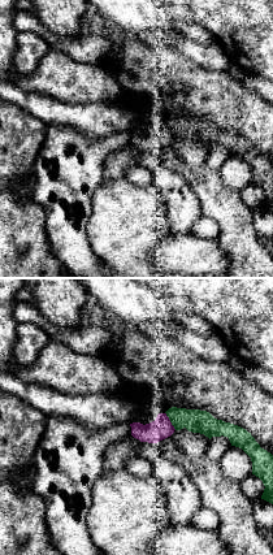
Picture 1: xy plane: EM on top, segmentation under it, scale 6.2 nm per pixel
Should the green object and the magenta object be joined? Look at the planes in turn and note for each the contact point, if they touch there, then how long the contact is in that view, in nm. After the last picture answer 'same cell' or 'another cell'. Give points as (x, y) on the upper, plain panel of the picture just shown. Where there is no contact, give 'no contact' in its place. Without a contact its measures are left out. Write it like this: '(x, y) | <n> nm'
(170, 130) | 130 nm

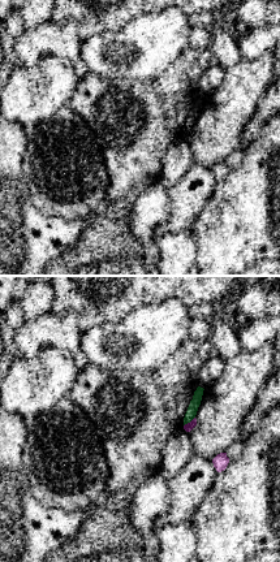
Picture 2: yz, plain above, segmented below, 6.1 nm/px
(189, 130) | 90 nm

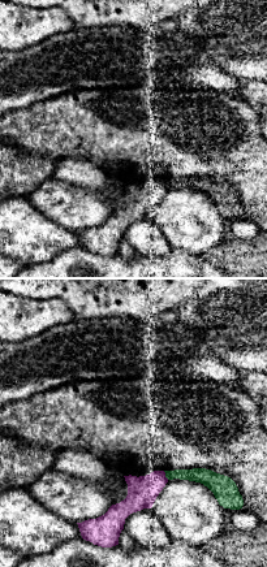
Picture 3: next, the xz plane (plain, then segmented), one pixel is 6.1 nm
(166, 184) | 70 nm

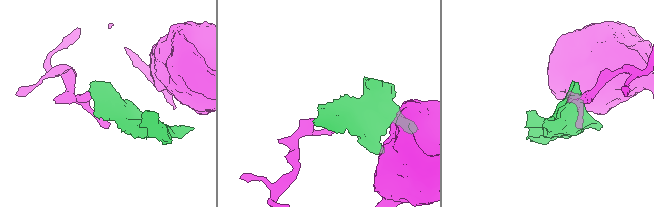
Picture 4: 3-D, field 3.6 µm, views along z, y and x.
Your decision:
another cell

